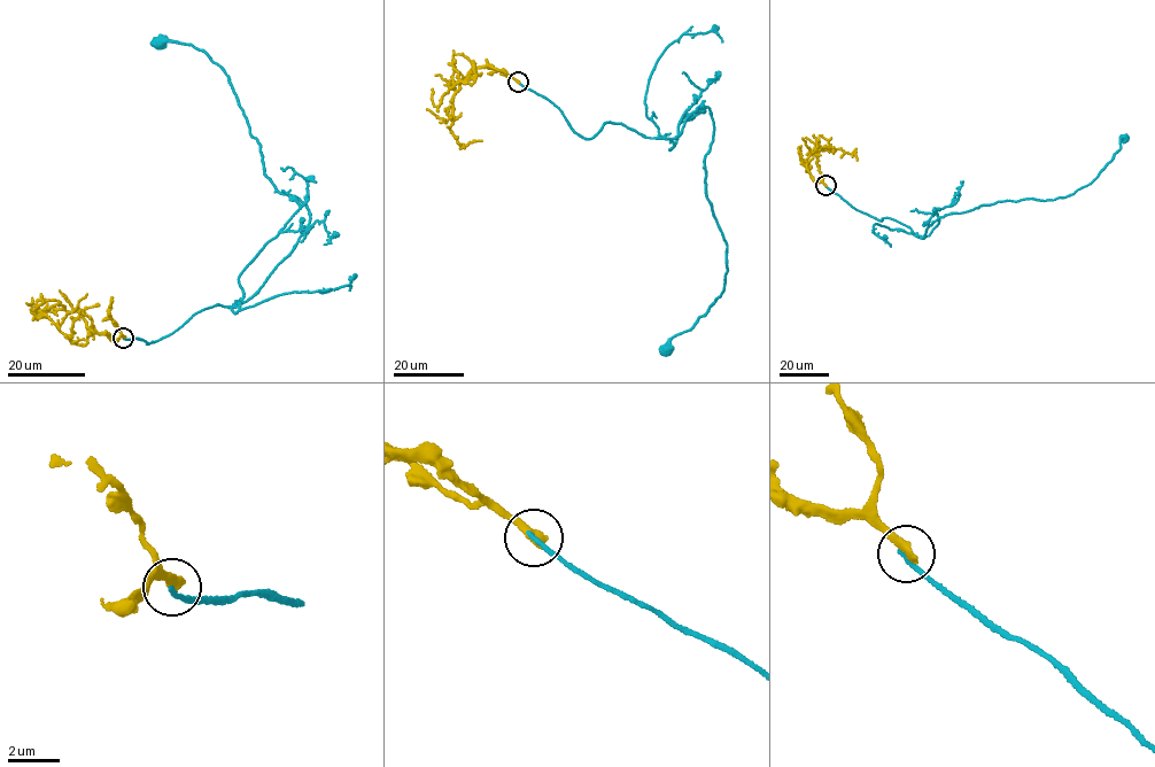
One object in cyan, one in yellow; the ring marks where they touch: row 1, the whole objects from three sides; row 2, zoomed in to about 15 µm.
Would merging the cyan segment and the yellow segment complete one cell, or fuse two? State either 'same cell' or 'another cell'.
another cell

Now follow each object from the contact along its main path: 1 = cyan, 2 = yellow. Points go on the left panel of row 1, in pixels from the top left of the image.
1: (124, 338), (148, 343), (196, 312), (247, 301), (310, 218), (263, 172), (225, 71), (191, 45), (154, 43)
2: (124, 338), (99, 334), (78, 311), (35, 308), (37, 301), (61, 303)

